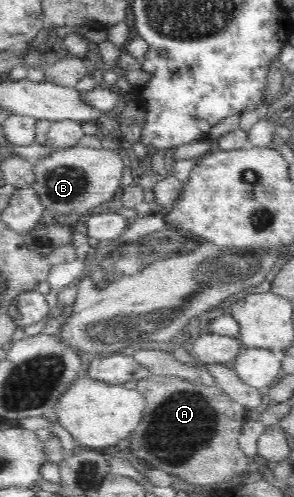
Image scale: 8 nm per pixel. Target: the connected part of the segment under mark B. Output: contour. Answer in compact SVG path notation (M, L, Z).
M76 145L40 158L33 163L33 171L33 187L45 210L54 212L62 220L68 219L69 212L76 212L84 220L90 214L96 213L100 204L119 196L124 163L116 150Z

